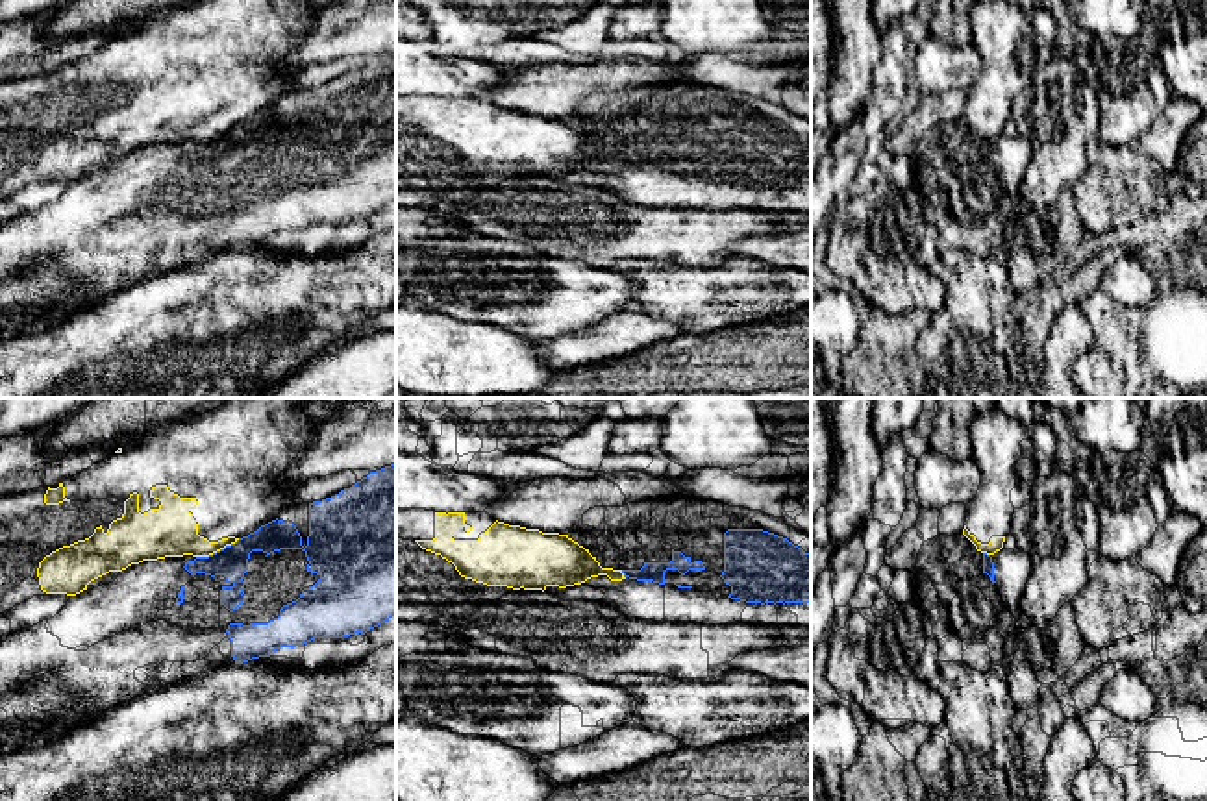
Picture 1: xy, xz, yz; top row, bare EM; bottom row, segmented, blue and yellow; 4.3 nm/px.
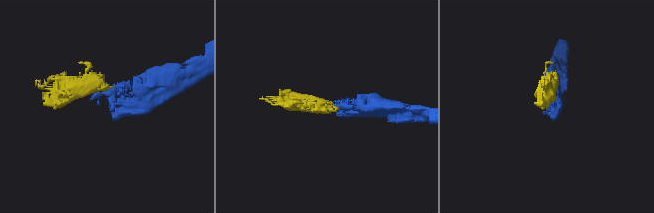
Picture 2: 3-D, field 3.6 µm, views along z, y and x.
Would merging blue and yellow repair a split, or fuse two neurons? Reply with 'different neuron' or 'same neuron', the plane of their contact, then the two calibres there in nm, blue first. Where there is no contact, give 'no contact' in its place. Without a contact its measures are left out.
different neuron; contact in xy; calibres 140 and 220 nm

